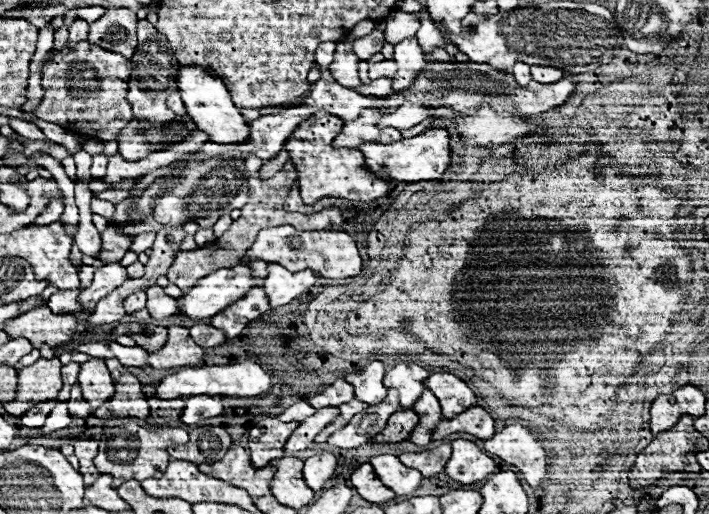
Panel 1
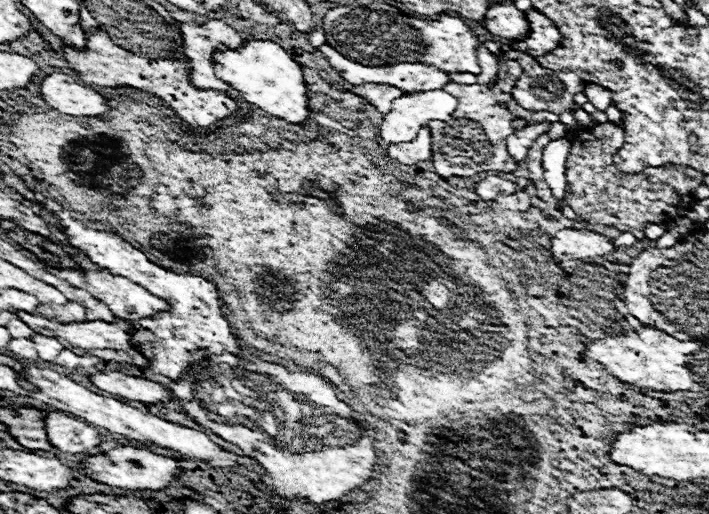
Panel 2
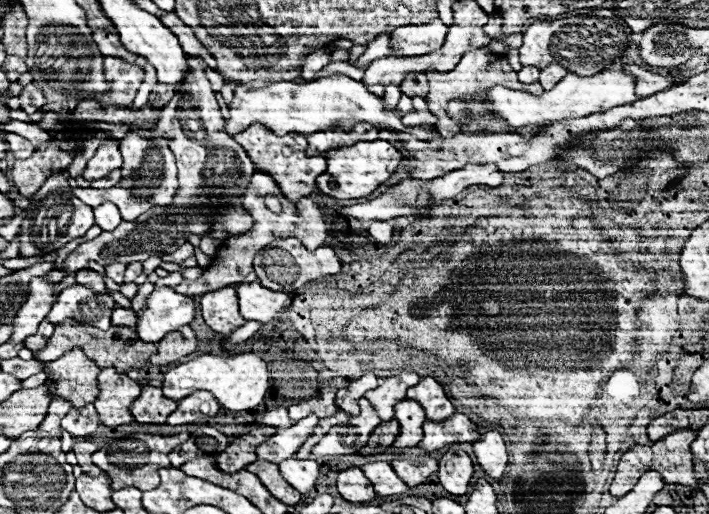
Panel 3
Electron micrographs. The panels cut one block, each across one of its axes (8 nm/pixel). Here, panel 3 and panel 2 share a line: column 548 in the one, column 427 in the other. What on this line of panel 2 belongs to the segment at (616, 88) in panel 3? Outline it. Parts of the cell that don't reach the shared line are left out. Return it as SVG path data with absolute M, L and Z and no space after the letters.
M420 90L414 96L406 94L400 98L392 100L392 110L382 118L380 124L380 136L388 142L388 144L396 144L396 142L410 142L416 138L418 130L422 126L426 126L430 120L444 120L446 116L450 116L456 110L456 98L444 90Z

